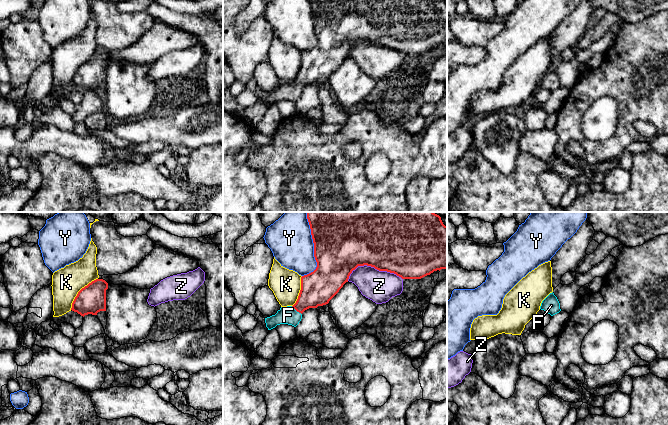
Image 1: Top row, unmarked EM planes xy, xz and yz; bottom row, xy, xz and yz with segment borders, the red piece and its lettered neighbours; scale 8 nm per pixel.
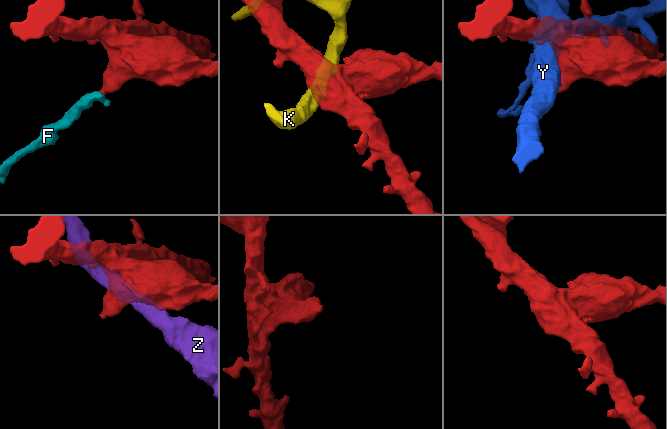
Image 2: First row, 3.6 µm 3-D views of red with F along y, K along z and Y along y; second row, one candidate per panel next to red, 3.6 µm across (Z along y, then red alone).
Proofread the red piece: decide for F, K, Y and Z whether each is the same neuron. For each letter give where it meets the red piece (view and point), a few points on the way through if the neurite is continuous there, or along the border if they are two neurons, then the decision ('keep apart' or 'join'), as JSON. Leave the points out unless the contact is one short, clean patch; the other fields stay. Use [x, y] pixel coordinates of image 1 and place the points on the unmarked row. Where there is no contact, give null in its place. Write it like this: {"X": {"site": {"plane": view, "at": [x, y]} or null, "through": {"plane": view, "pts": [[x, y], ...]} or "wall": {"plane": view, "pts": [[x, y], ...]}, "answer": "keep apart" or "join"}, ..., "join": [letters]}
{"F": {"site": {"plane": "xz", "at": [296, 86]}, "through": {"plane": "xz", "pts": [[317, 64], [296, 86], [291, 91], [288, 91]]}, "answer": "join"}, "K": {"site": {"plane": "xy", "at": [79, 67]}, "wall": {"plane": "xy", "pts": [[97, 54], [89, 58], [78, 68], [70, 85]]}, "answer": "keep apart"}, "Y": {"site": {"plane": "xz", "at": [314, 29]}, "answer": "keep apart"}, "Z": {"site": {"plane": "xz", "at": [372, 42]}, "answer": "keep apart"}, "join": ["F"]}

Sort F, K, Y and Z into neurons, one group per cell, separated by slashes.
F / K / Y / Z

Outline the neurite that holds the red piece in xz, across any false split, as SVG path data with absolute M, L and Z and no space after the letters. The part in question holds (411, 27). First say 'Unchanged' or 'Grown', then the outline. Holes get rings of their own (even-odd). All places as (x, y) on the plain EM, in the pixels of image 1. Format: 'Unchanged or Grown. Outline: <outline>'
Grown. Outline: M309 0L314 19L314 33L317 38L316 45L301 53L301 66L296 79L293 82L281 83L275 91L265 94L268 106L280 100L288 100L296 103L302 95L302 89L309 84L317 84L329 79L329 77L339 68L343 61L348 58L349 52L358 42L371 42L379 47L394 49L402 55L421 55L430 51L434 47L447 45L447 2L444 0Z

